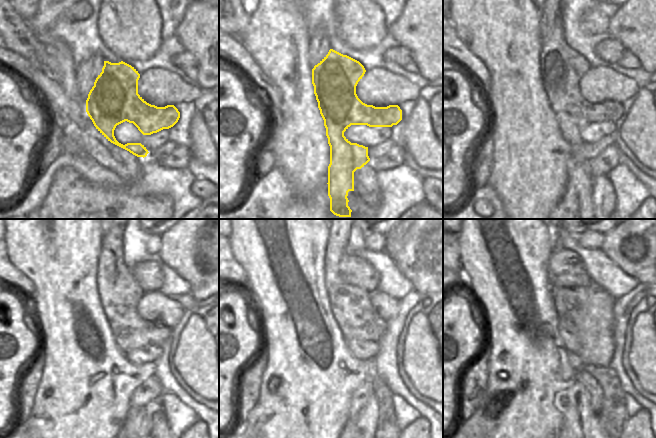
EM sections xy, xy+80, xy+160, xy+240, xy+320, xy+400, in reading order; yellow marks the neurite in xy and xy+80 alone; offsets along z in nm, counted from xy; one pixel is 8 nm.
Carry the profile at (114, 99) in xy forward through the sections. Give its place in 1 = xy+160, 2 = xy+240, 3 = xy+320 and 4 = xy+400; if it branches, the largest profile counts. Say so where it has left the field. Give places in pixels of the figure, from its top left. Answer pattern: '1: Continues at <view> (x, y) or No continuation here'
1: Continues at xy+160 (561, 67)
2: Continues at xy+240 (119, 292)
3: Continues at xy+320 (351, 307)
4: Continues at xy+400 (565, 300)

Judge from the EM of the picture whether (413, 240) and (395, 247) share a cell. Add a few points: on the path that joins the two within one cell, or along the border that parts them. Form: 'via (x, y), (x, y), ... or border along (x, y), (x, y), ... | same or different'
border along (409, 229), (404, 238), (404, 247), (395, 262) | different

